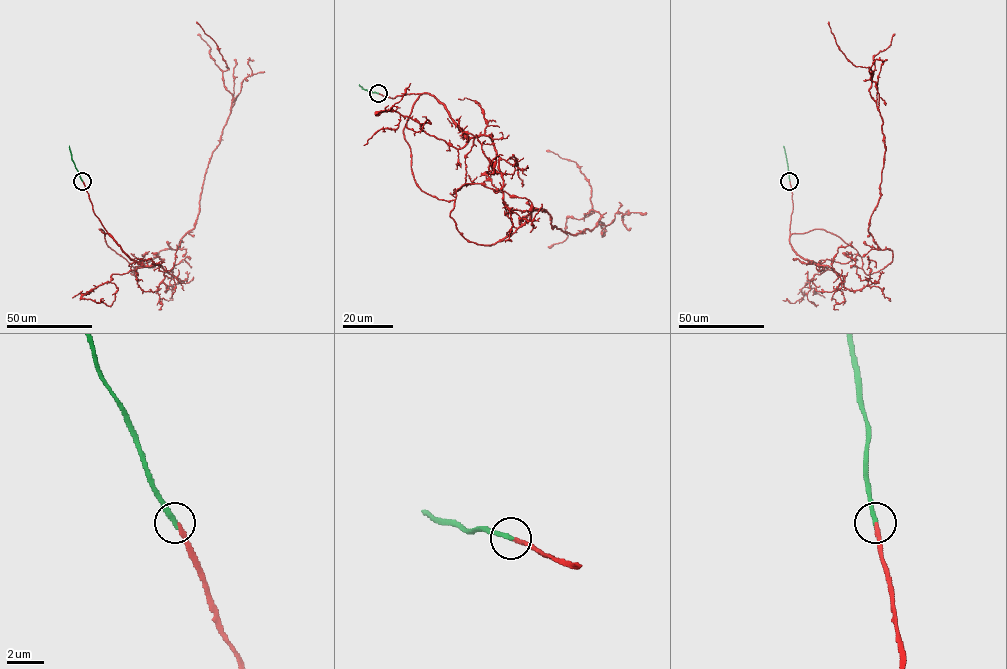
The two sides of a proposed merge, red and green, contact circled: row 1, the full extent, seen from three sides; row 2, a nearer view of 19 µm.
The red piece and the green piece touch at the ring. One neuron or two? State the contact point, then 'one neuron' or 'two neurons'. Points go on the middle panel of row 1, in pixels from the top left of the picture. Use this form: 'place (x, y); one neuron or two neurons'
place (378, 93); one neuron

